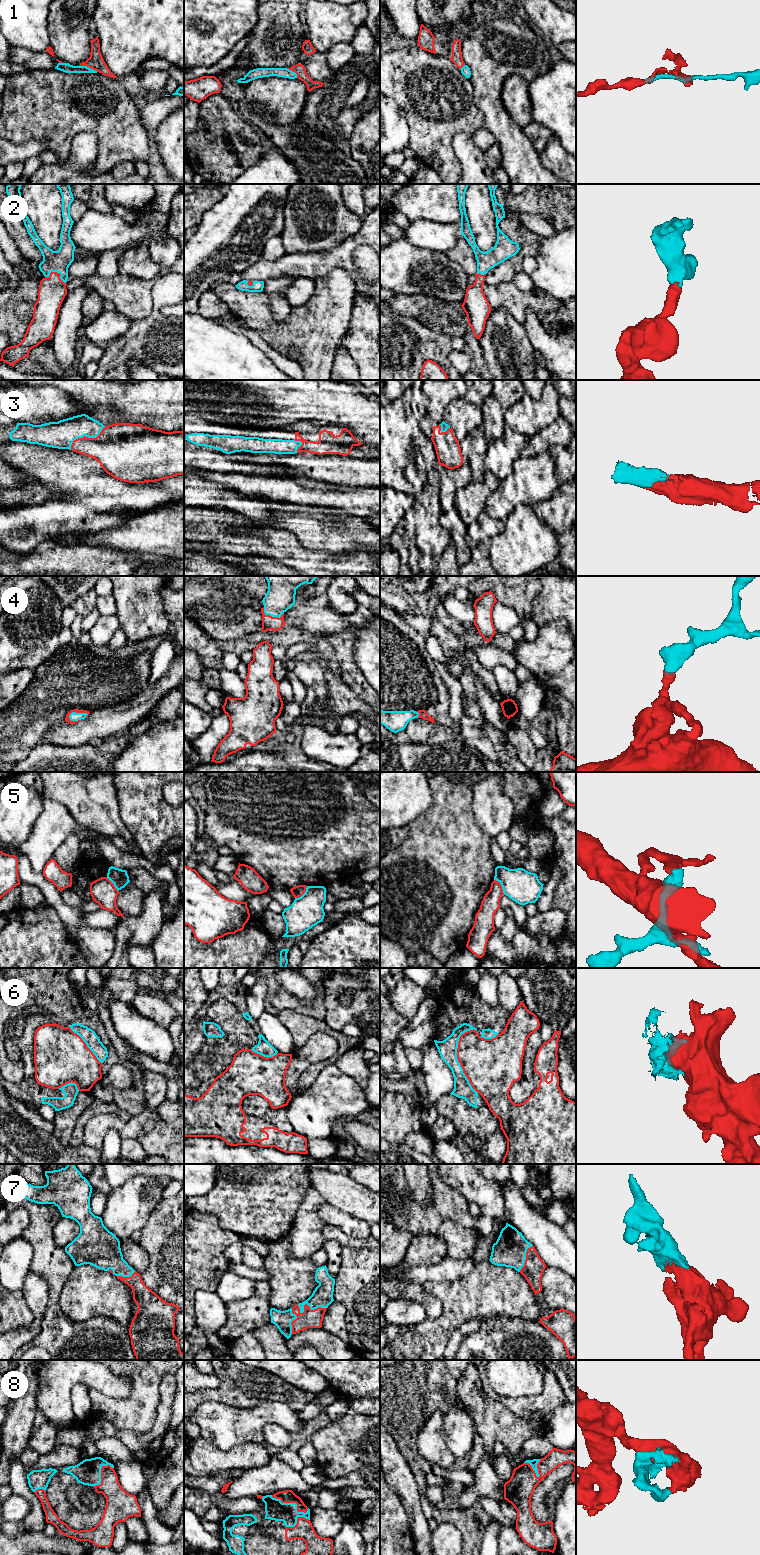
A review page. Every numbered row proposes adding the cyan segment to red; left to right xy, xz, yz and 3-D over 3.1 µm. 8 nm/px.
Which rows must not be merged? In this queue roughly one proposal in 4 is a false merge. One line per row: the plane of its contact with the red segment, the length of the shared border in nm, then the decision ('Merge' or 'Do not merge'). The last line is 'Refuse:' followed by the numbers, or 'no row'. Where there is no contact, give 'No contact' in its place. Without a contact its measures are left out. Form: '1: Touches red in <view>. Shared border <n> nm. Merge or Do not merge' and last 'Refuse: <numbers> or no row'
1: Touches red in xy. Shared border 160 nm. Merge
2: Touches red in xy. Shared border 180 nm. Merge
3: Touches red in xy. Shared border 340 nm. Merge
4: Touches red in xy. Shared border 170 nm. Merge
5: Touches red in yz. Shared border 150 nm. Do not merge
6: Touches red in yz. Shared border 500 nm. Do not merge
7: Touches red in xz. Shared border 240 nm. Merge
8: Touches red in xz. Shared border 320 nm. Merge
Refuse: 5, 6

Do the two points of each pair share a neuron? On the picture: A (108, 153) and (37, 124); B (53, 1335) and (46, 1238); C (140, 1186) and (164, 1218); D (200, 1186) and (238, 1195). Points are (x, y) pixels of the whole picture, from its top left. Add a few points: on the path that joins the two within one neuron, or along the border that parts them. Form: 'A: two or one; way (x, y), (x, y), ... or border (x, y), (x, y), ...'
A: one; way (100, 132), (92, 124), (58, 124)
B: one; way (53, 1311), (54, 1265), (51, 1262)
C: two; border (163, 1198), (142, 1227)
D: two; border (218, 1174), (215, 1185), (207, 1193), (194, 1197)

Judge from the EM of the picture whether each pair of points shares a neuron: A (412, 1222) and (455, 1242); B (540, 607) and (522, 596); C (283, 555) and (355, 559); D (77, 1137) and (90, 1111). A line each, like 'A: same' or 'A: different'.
A: different
B: different
C: same
D: same

